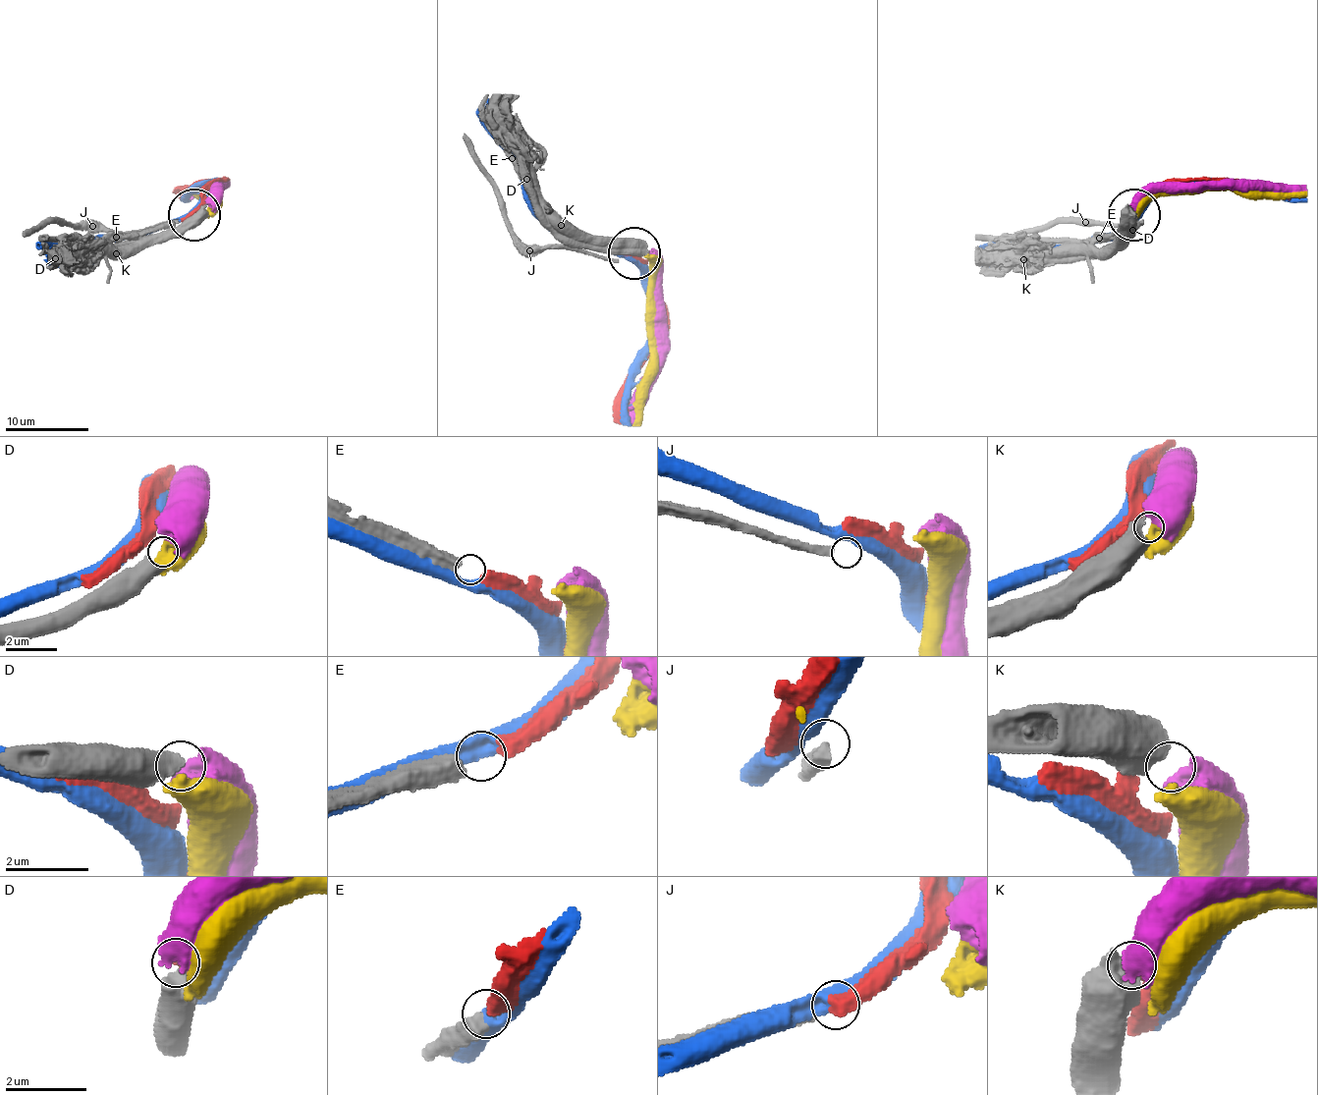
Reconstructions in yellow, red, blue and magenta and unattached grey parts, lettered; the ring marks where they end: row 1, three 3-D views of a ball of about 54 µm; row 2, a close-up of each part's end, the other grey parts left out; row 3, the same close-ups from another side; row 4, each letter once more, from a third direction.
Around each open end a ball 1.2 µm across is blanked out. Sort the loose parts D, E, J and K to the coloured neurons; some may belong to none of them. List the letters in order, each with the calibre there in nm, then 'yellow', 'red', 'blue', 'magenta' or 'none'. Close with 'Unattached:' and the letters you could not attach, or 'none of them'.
D: 650 nm thick; yellow
E: 480 nm thick; red
J: 360 nm thick; none
K: 480 nm thick; magenta
Unattached: J

